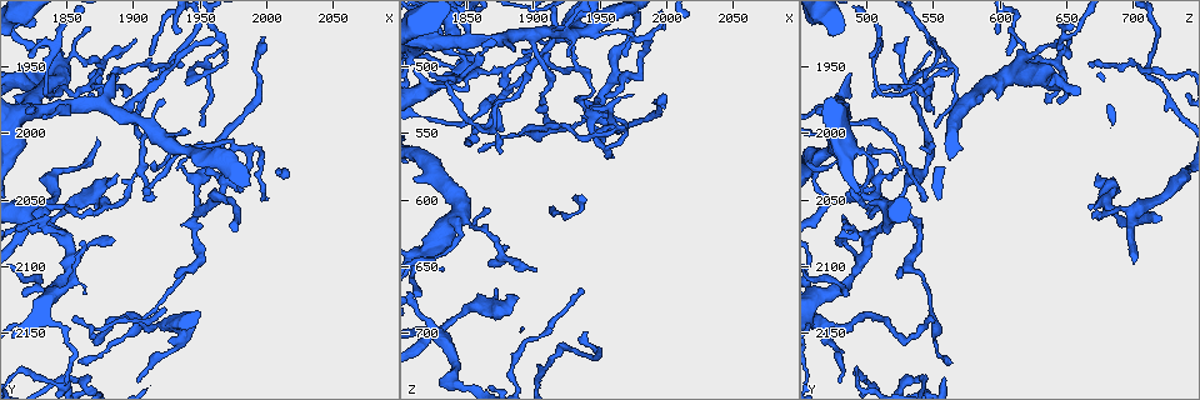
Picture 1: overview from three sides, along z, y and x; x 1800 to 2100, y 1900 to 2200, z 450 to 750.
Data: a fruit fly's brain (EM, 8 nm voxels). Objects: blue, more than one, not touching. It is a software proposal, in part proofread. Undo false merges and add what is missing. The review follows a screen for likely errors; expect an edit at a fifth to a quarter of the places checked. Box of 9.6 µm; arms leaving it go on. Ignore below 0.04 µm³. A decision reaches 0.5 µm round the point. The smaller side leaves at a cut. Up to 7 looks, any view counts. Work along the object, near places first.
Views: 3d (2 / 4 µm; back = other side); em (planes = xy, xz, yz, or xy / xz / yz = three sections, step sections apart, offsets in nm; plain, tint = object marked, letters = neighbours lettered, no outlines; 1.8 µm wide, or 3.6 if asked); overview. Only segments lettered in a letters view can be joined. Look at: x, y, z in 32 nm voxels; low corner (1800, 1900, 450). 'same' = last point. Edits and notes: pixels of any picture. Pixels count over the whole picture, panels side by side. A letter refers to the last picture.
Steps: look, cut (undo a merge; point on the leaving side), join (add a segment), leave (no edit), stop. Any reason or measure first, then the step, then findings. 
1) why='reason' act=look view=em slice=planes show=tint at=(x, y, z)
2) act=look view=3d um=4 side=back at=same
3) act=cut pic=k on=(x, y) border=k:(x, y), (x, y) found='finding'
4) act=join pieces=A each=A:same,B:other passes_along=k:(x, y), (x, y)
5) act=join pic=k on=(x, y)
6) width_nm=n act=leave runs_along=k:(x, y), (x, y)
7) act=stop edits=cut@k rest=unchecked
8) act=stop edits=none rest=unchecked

why='end of a long branch' act=look view=3d um=4 at=(1914, 2048, 548)

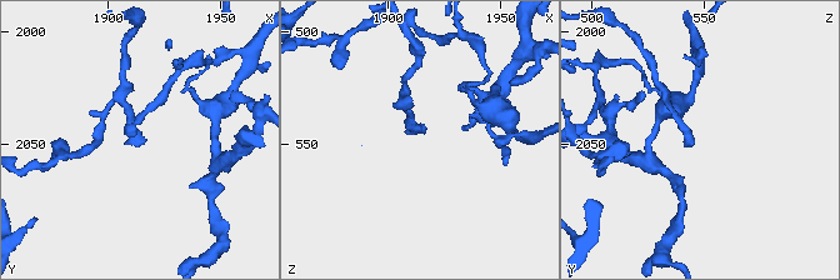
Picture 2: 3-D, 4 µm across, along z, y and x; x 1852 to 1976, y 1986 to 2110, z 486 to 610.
act=look view=em slice=planes show=letters at=(1916, 2049, 546)

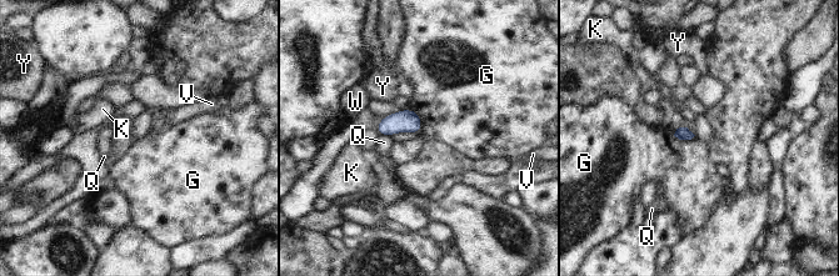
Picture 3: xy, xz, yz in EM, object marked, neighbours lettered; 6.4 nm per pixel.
width_nm=80 act=leave each=G:other,K:other,Q:other,V:other,W:other,Y:other found='no lettered segment goes on from it'

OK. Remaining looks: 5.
act=look view=em slice=yz step=16 show=letters at=(1872, 2056, 668)

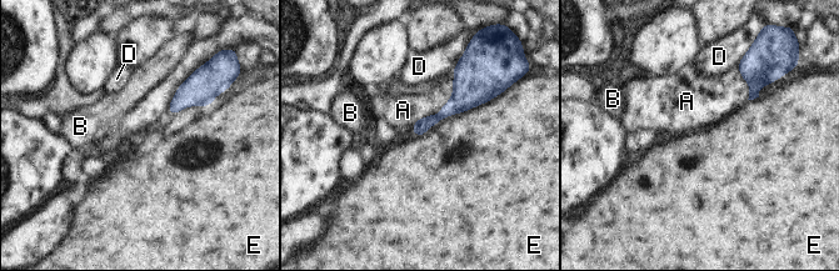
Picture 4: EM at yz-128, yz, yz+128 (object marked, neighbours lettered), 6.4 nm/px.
act=look view=em slice=planes show=letters at=same

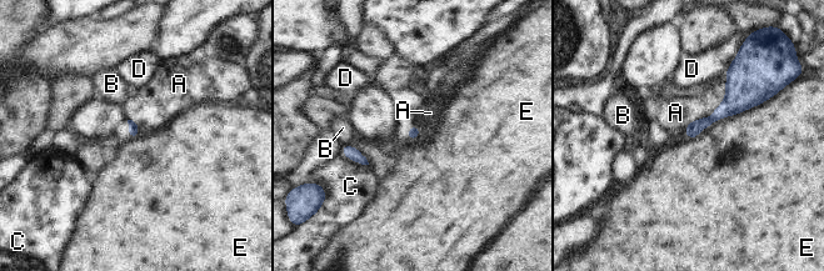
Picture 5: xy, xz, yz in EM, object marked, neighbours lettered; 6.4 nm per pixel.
act=leave each=A:other,B:other,C:other,D:other,E:other border=5:(772, 96), (727, 118) found='no lettered segment goes on from it'

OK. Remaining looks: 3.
why='abrupt turn' act=look view=3d um=4 side=back at=(1972, 2036, 508)

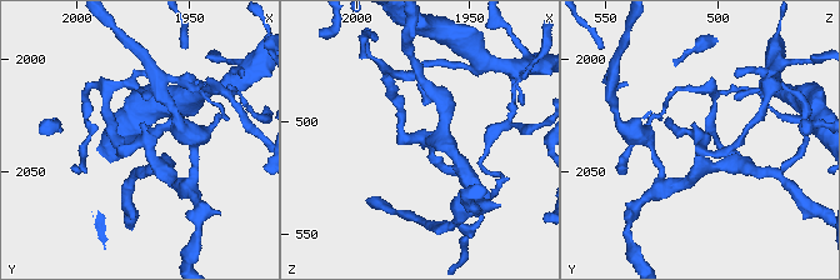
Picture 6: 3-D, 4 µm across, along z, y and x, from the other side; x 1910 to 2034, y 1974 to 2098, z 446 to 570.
act=look view=em slice=xy step=8 show=tint at=(1970, 2038, 508)

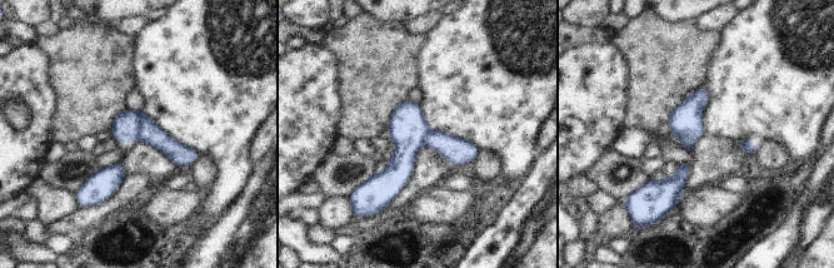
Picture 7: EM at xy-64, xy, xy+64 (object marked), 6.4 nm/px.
act=look view=em slice=planes show=letters at=same

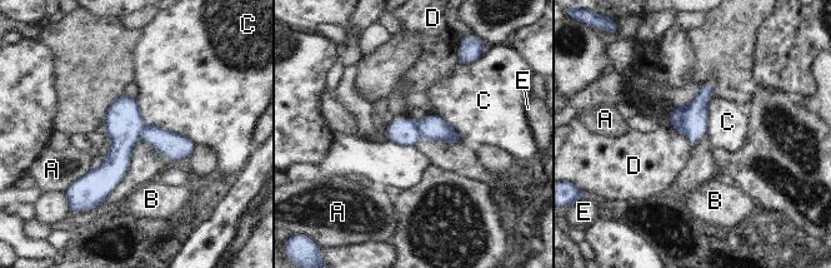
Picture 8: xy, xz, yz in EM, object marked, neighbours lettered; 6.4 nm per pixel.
width_nm=170 longest_contact=C:480nm act=cut pic=8 on=(695, 114) each=A:other,B:other,C:other,D:other,E:other found='two cells meet here'

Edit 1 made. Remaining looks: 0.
act=stop edits=cut@8 rest=unchecked

